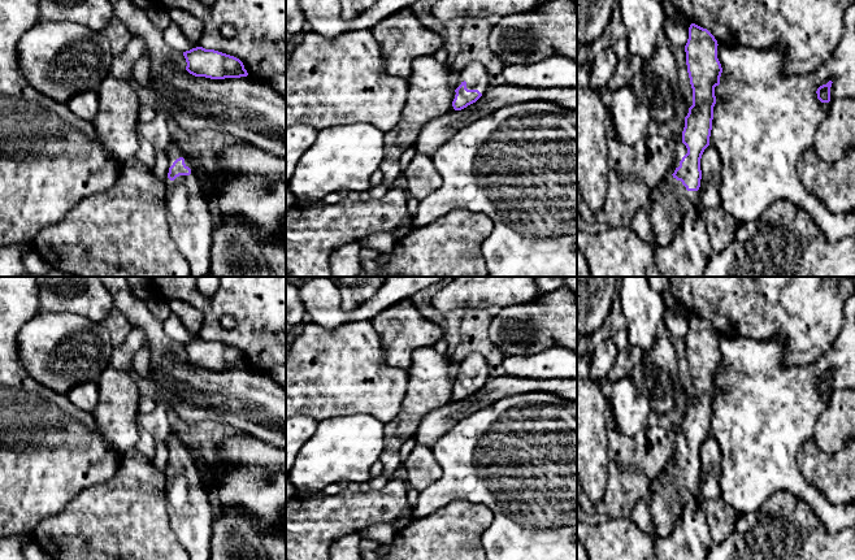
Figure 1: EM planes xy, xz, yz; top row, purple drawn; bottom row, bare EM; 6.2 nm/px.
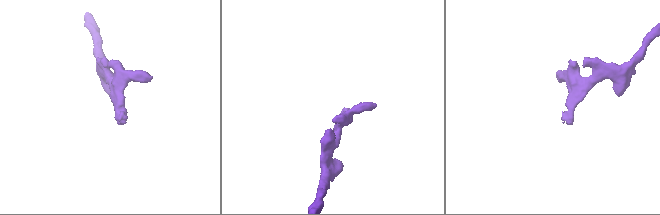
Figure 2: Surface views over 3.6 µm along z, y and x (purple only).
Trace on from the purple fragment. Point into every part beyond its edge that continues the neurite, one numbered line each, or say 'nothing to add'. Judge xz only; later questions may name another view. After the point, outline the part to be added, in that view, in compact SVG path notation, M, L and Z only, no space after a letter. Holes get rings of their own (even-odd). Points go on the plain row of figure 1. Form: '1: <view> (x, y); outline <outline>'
1: xz (476, 367); outline M469 353L459 366L456 379L465 372L468 381L478 381L483 387L490 378L487 360L481 353Z

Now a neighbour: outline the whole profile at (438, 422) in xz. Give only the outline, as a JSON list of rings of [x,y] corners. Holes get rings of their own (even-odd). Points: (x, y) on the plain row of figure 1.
[[[507,374],[490,377],[483,387],[461,401],[430,412],[420,424],[416,442],[433,447],[448,430],[466,416],[511,395],[525,394],[535,388],[541,392],[556,394],[567,400],[577,401],[577,379],[531,379]]]

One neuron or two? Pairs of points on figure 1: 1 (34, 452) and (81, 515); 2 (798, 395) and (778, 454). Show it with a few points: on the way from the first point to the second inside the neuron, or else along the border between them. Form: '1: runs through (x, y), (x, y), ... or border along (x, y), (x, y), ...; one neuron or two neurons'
1: border along (96, 485), (79, 491), (59, 512), (46, 519); two neurons
2: runs through (784, 409), (778, 415), (778, 439); one neuron

